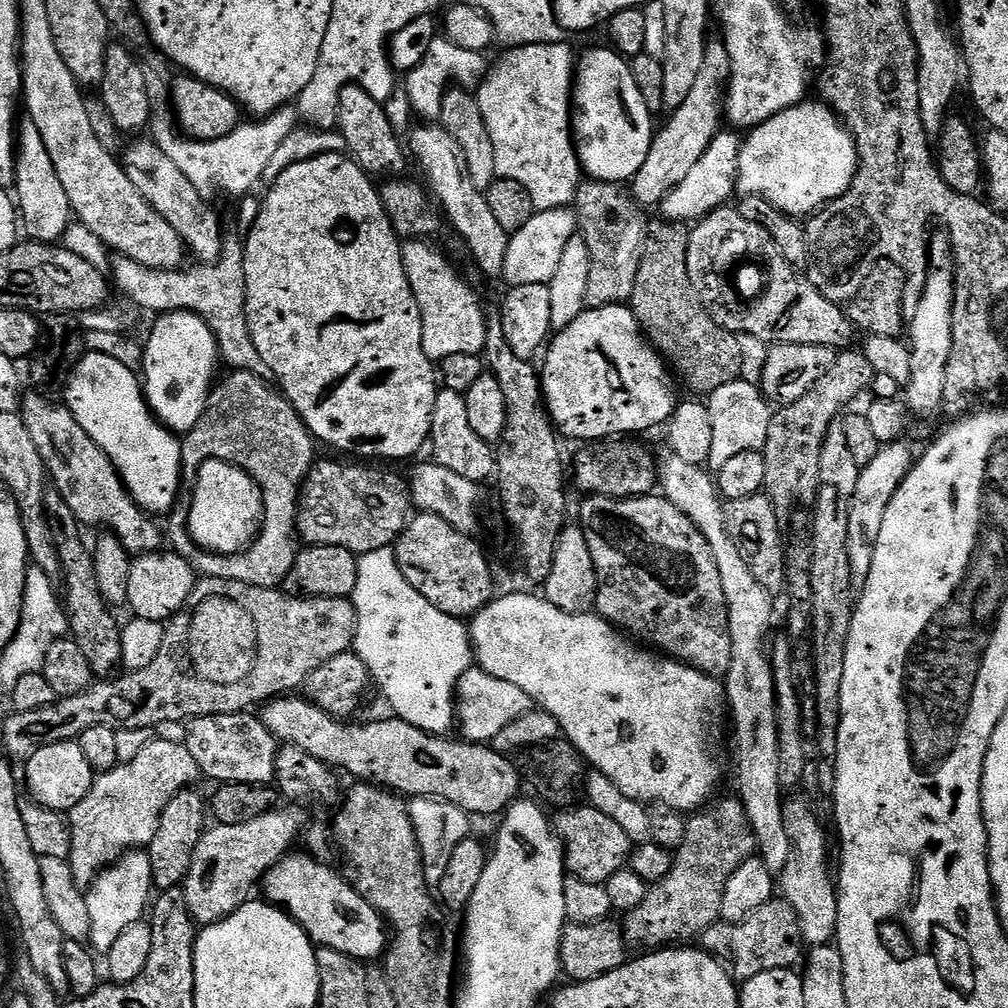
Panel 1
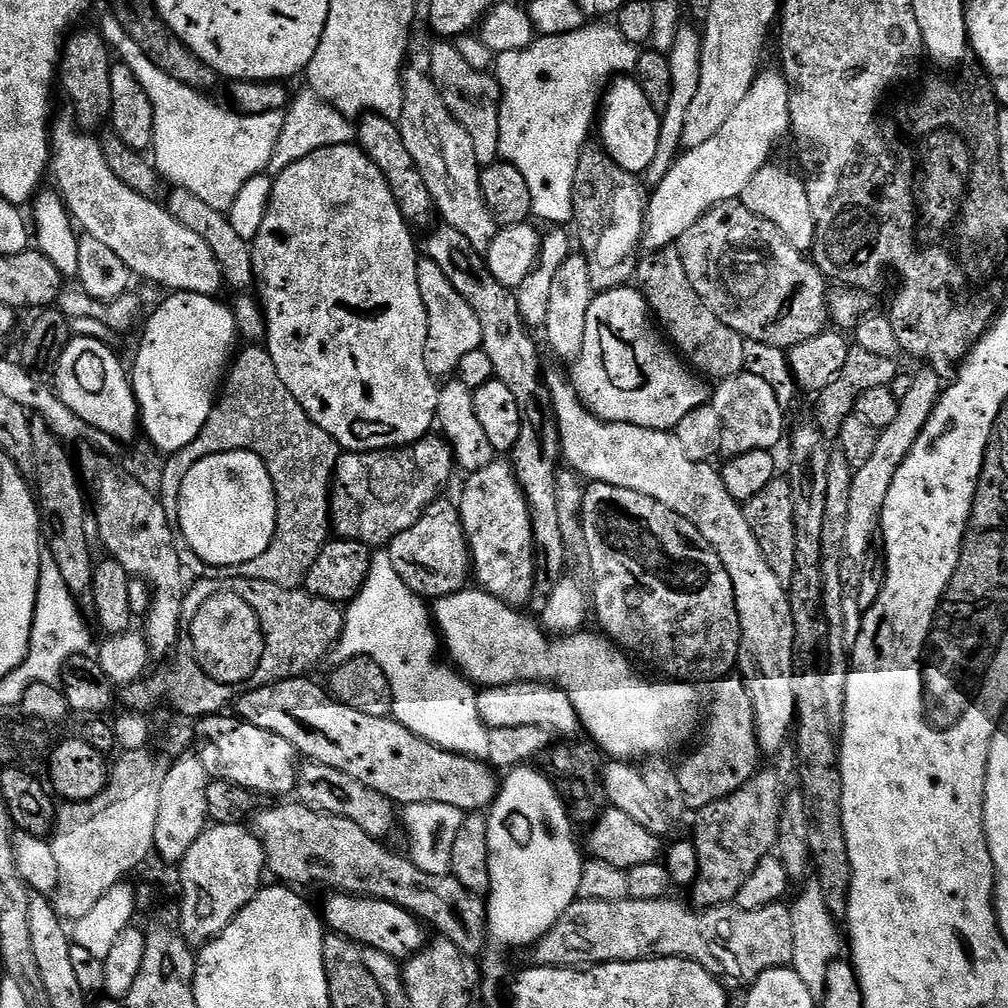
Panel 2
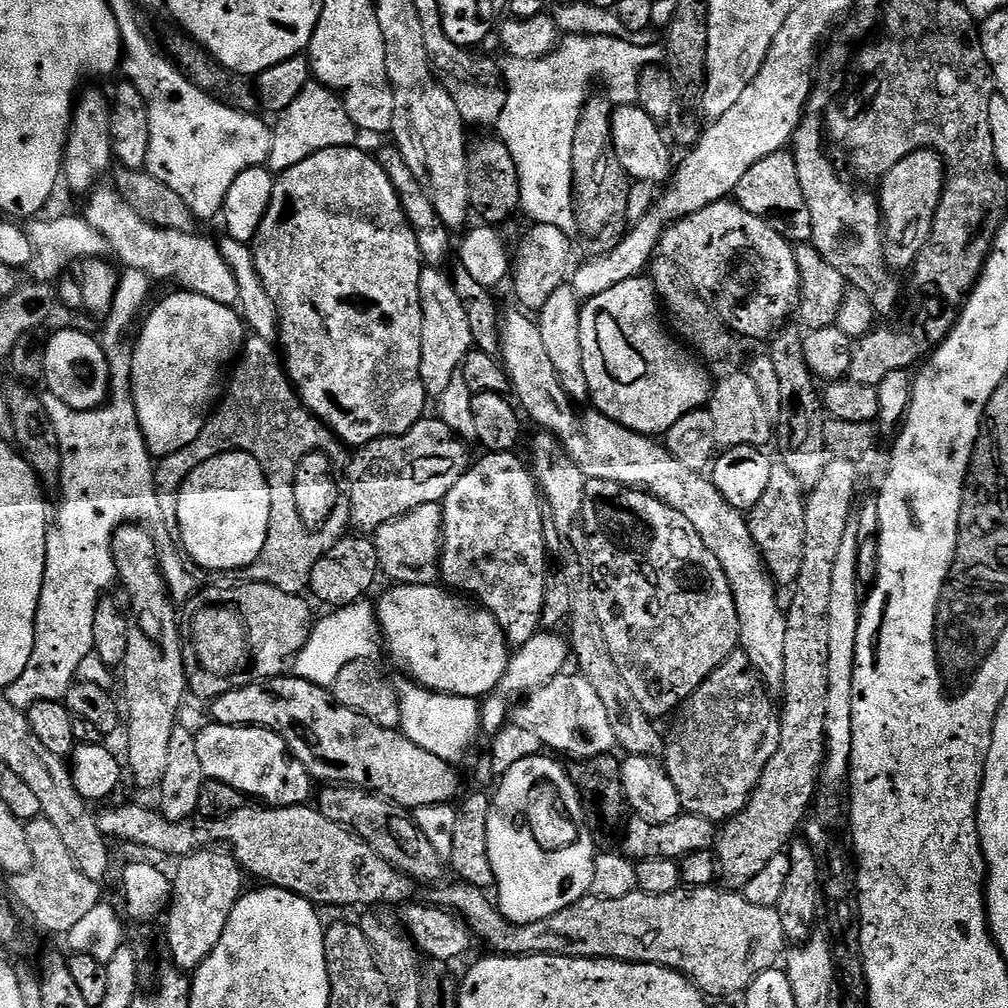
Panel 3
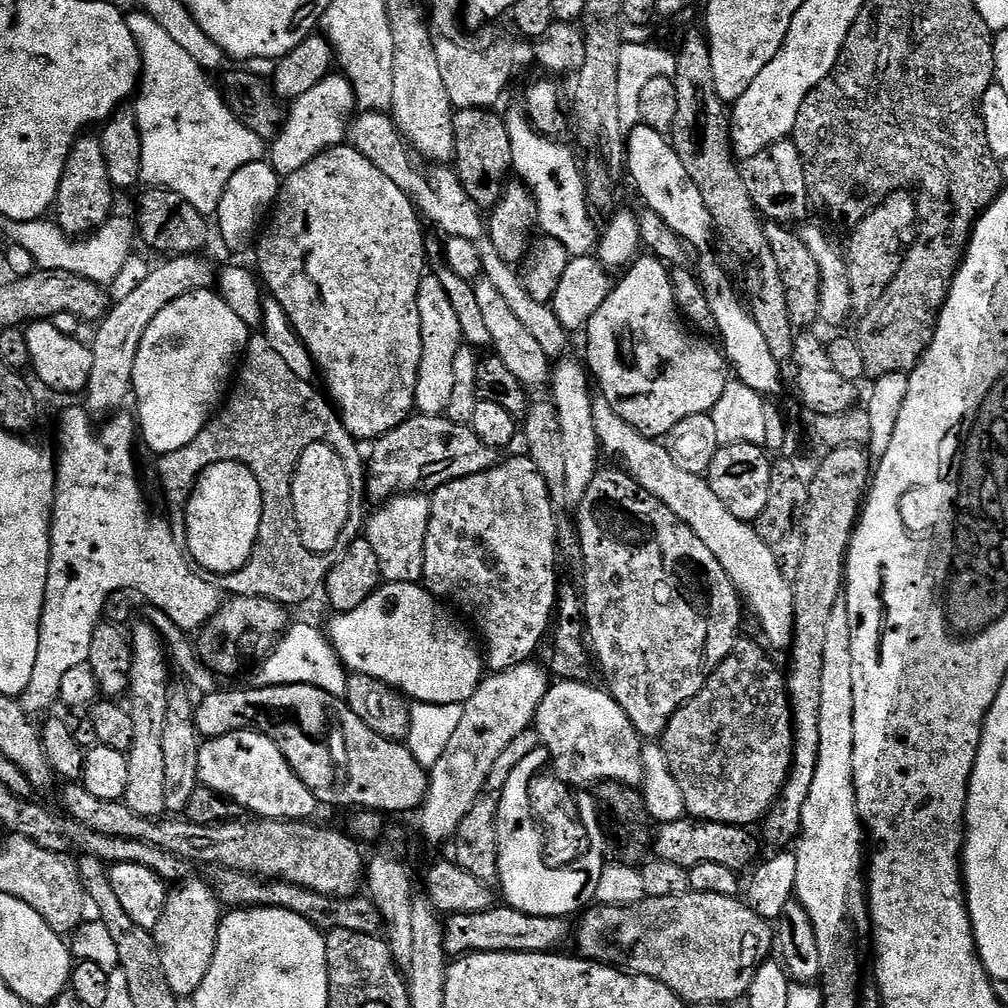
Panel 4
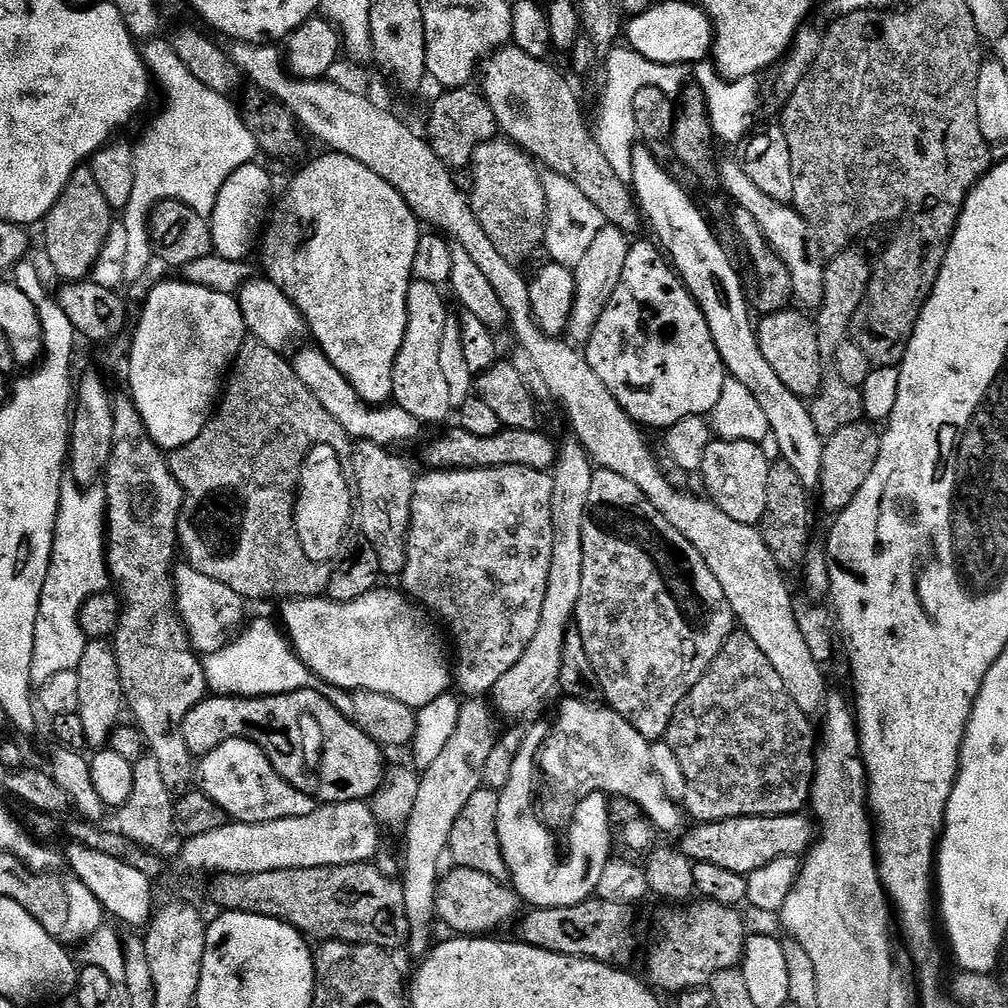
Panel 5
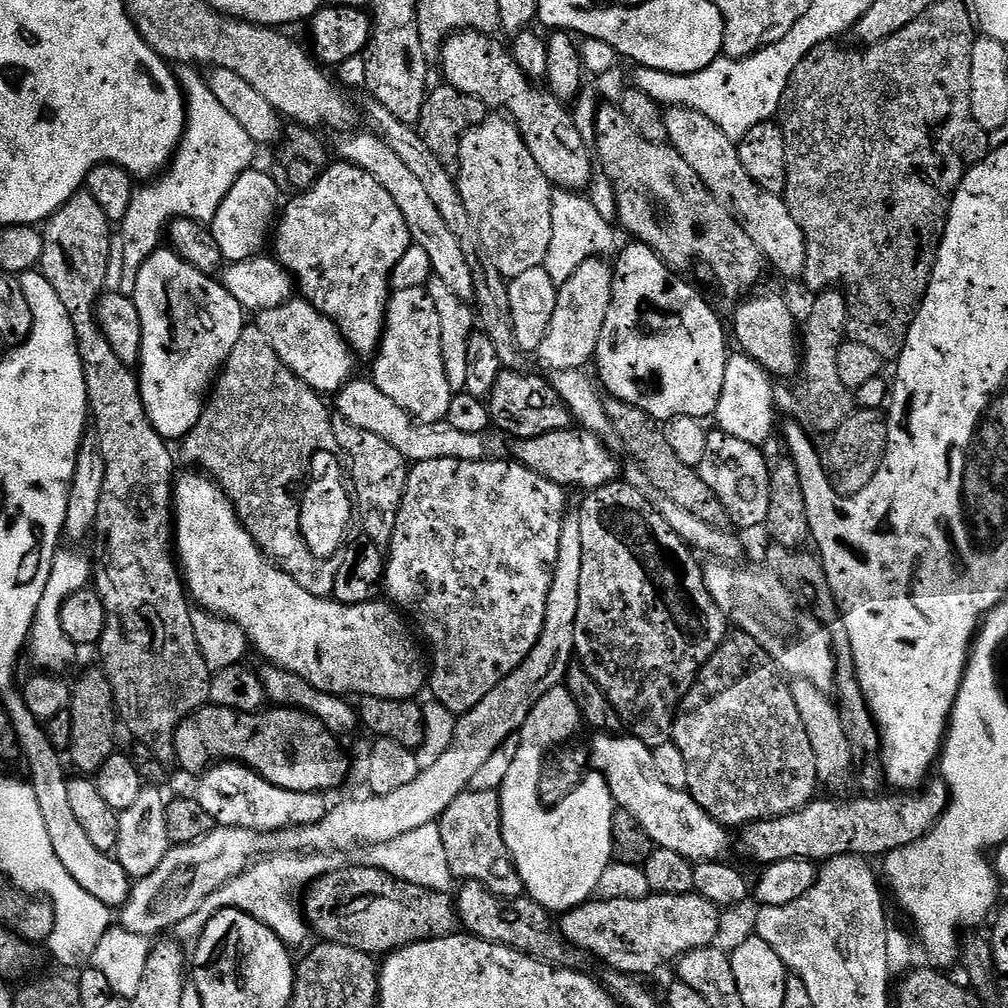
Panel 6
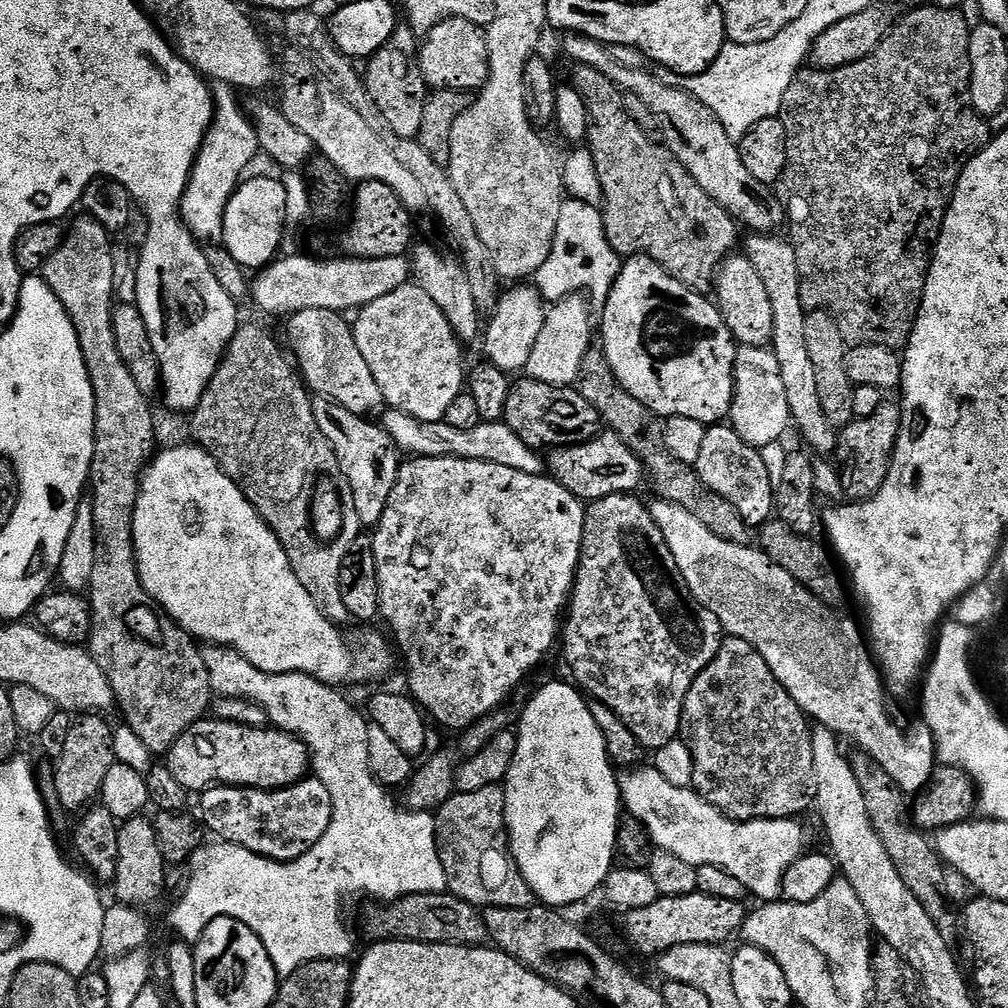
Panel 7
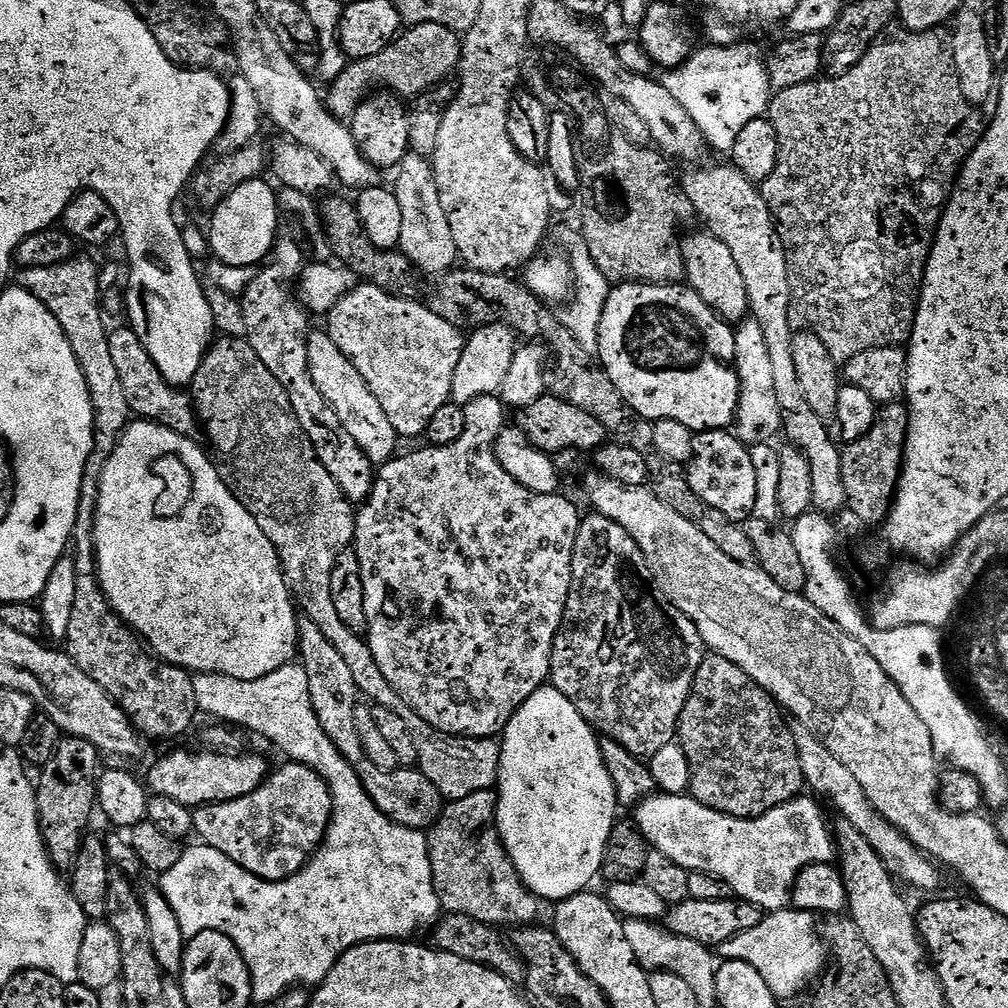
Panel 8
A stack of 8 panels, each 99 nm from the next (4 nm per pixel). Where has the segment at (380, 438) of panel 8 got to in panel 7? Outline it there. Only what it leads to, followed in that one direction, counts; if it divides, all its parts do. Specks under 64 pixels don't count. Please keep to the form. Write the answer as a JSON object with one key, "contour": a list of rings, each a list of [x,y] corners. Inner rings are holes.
{"contour":[[[302,310],[289,317],[287,321],[287,338],[292,342],[292,350],[296,356],[299,373],[311,393],[318,396],[325,396],[328,400],[334,400],[336,404],[344,407],[349,405],[348,400],[370,400],[371,404],[381,405],[381,395],[378,390],[377,382],[370,372],[370,366],[363,358],[358,344],[354,341],[352,324],[341,313],[332,310]]]}

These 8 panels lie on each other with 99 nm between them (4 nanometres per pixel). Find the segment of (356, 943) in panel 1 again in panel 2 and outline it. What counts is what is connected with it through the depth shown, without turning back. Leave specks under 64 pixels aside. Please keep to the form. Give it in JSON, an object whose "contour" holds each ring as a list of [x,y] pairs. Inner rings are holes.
{"contour":[[[332,894],[322,908],[322,920],[335,935],[346,936],[355,940],[365,949],[390,954],[397,962],[407,961],[409,956],[415,956],[429,943],[429,929],[414,913],[407,912],[402,906],[385,900],[373,900],[366,896],[351,894]]]}

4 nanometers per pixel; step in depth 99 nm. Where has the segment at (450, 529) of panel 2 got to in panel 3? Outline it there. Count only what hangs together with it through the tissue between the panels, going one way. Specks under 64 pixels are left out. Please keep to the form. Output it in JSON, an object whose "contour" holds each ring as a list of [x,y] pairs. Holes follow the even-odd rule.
{"contour":[[[427,504],[394,518],[374,533],[380,572],[396,584],[430,584],[438,576],[438,549],[442,544],[444,514],[440,504]]]}

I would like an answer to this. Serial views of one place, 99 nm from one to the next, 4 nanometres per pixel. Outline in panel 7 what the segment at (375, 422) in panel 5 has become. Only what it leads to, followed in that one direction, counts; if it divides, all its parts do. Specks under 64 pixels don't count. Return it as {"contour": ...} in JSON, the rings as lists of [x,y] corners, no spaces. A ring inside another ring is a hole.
{"contour":[[[391,408],[385,412],[383,418],[380,418],[381,428],[390,434],[397,449],[403,453],[415,457],[456,457],[470,461],[490,461],[495,465],[521,470],[526,474],[537,476],[543,473],[544,462],[540,454],[522,442],[516,436],[516,432],[502,420],[497,422],[481,421],[473,429],[459,430],[444,421],[419,421],[406,413]]]}

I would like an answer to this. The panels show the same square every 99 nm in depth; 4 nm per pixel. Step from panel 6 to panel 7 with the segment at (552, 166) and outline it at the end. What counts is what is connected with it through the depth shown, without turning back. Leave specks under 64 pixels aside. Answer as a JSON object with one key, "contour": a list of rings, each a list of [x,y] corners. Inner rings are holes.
{"contour":[[[466,18],[438,22],[438,26],[431,28],[423,37],[418,48],[418,59],[429,89],[479,90],[488,79],[488,38],[485,29]]]}

